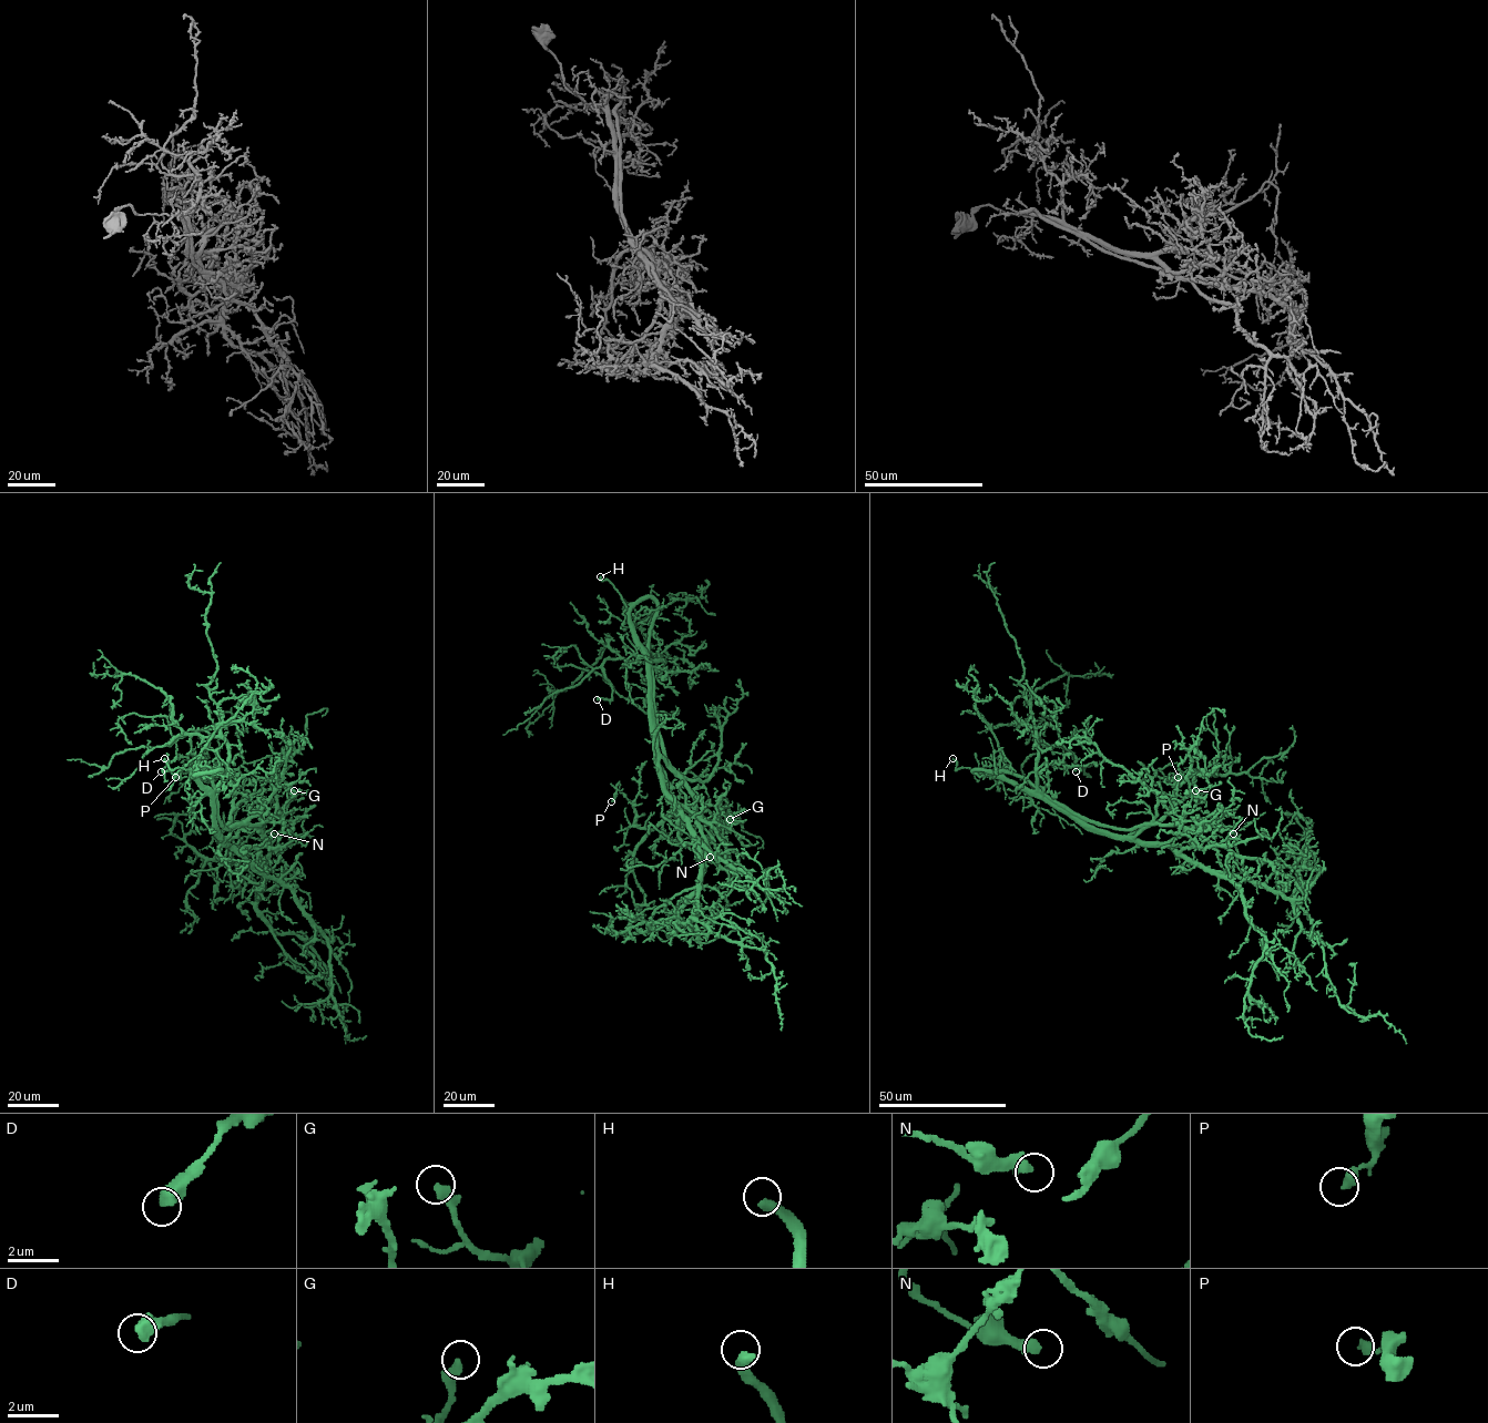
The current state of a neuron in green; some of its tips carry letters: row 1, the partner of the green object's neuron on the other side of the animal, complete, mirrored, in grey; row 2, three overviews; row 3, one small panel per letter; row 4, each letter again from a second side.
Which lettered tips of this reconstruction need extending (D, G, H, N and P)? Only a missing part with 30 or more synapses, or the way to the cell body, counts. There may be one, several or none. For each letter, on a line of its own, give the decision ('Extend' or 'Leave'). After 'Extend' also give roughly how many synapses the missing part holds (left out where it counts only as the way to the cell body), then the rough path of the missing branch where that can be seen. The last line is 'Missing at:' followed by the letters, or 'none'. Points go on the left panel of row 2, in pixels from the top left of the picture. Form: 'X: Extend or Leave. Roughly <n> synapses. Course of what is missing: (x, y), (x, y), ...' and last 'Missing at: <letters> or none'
D: Leave
G: Leave
H: Extend. Course of what is missing: (164, 758), (167, 753), (161, 747), (149, 753)
N: Leave
P: Leave
Missing at: H

